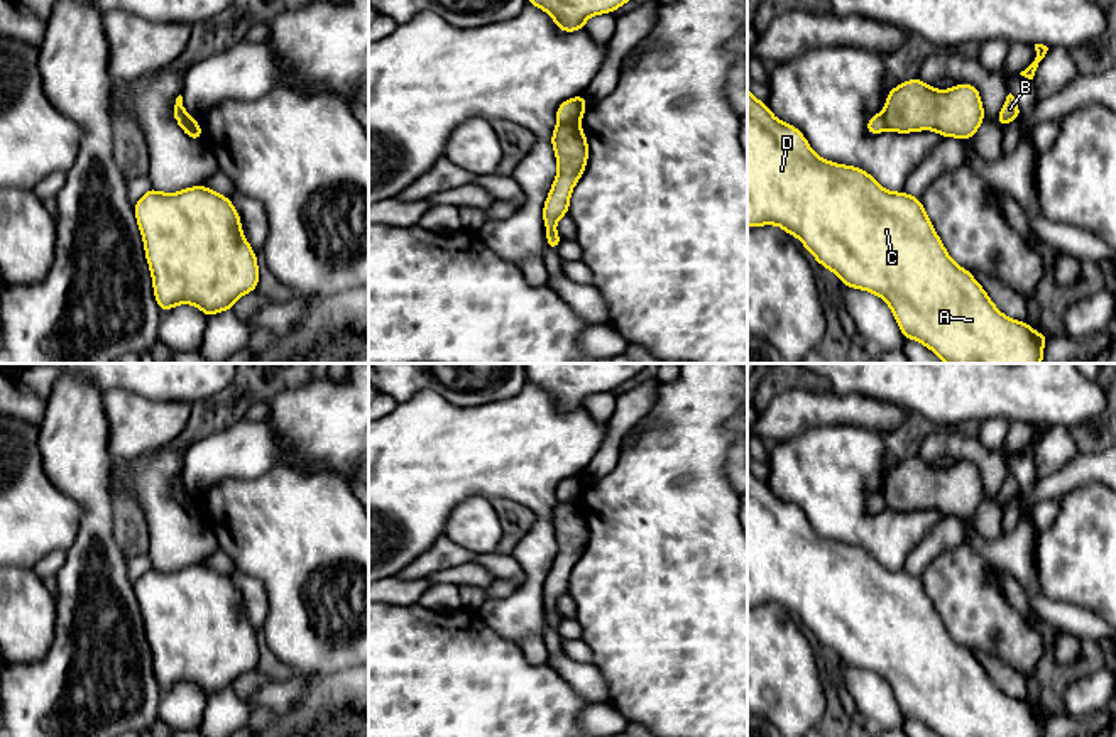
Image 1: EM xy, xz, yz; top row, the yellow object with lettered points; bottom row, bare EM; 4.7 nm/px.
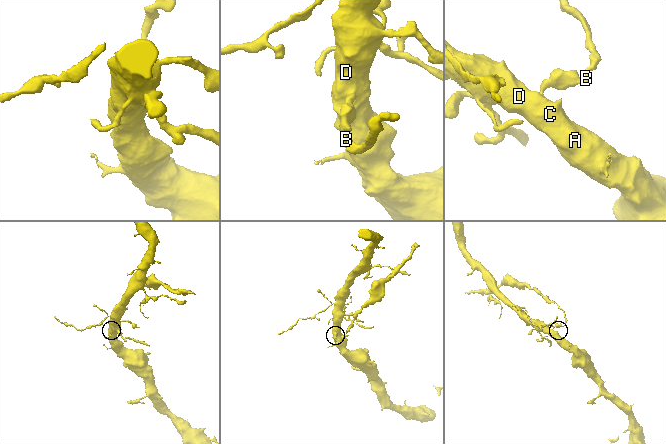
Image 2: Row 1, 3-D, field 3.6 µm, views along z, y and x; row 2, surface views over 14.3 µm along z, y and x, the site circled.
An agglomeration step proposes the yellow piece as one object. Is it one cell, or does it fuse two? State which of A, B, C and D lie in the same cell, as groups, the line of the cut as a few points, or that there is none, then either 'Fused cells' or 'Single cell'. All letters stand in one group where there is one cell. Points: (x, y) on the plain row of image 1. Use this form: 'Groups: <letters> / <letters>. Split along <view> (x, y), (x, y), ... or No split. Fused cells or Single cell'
Groups: A C D / B. Split along xz (557, 501), (577, 504). Fused cells

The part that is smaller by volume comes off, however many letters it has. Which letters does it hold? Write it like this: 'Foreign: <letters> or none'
Foreign: B

